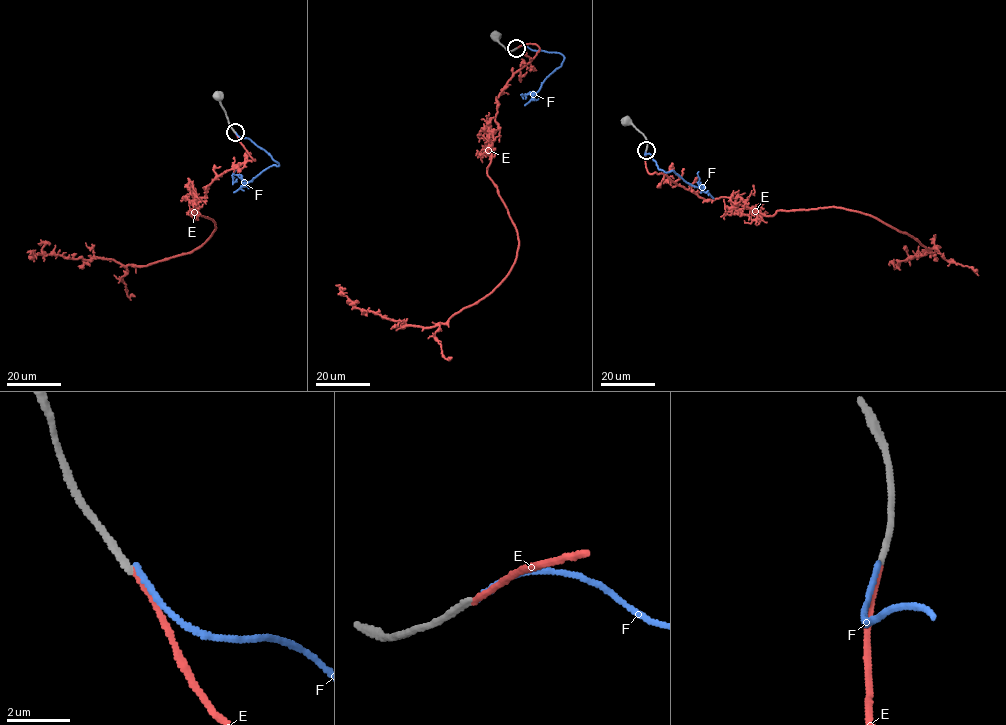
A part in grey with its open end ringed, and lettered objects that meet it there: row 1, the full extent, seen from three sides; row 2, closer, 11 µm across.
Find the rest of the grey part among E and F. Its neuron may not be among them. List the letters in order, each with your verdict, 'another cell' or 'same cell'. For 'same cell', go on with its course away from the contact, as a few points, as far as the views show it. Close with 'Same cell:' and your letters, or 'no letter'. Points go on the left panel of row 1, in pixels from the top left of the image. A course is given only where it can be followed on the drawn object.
E: same cell; it runs (234, 131), (254, 160), (203, 187), (190, 210), (215, 227), (201, 246), (136, 266), (27, 252)
F: another cell
Same cell: E

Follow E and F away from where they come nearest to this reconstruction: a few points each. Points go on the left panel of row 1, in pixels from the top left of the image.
E: (234, 131), (254, 160), (203, 187), (190, 210), (215, 227), (201, 246), (136, 266), (27, 252)
F: (234, 131), (263, 148), (278, 164), (269, 166), (246, 183), (233, 174), (233, 182), (236, 180)

